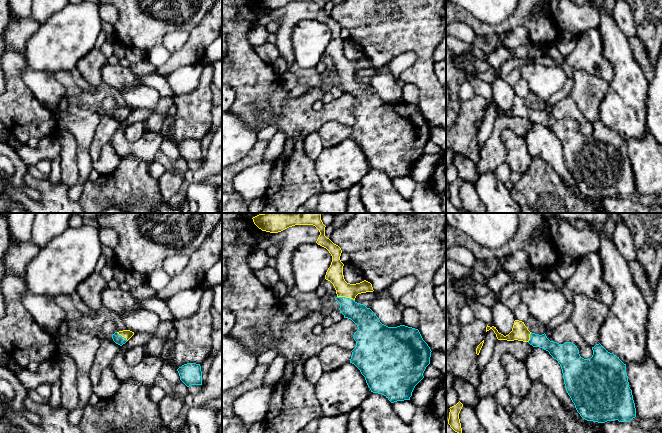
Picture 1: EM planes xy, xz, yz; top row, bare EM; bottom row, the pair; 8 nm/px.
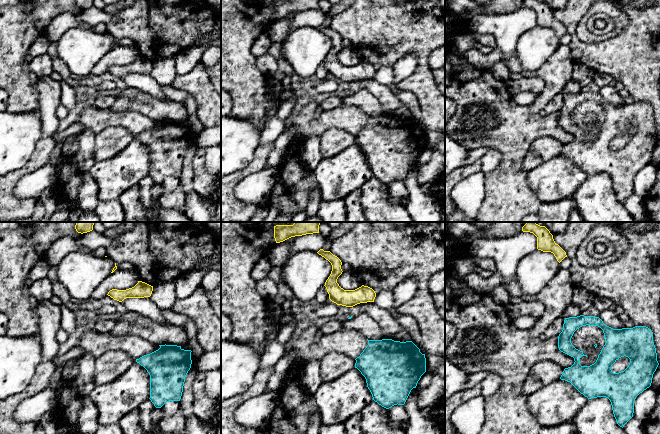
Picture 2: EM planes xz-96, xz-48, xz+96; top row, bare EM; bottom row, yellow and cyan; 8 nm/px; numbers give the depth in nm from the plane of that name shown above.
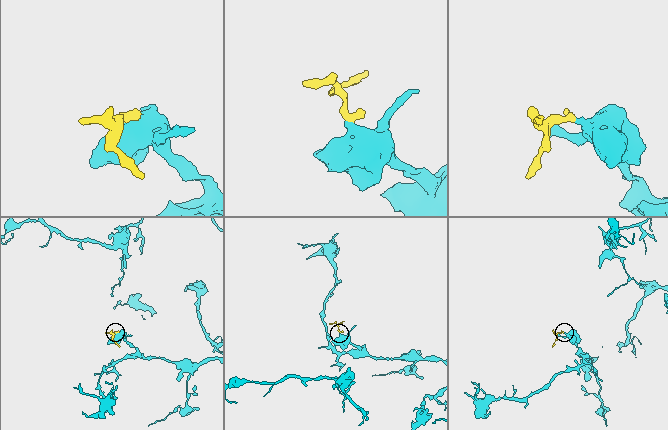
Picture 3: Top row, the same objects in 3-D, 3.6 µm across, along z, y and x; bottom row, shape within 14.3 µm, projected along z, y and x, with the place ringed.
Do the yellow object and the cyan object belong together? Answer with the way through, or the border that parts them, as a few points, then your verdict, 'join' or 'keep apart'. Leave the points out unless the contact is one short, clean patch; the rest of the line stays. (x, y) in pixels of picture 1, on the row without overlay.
way xz (334, 50), (346, 68), (346, 73), (366, 96); join

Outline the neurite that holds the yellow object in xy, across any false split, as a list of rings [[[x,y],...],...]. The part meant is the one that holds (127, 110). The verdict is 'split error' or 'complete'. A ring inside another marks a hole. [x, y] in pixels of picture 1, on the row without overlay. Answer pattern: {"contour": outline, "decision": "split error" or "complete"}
{"contour": [[[123,106],[123,107],[119,107],[119,108],[115,108],[112,111],[112,115],[113,117],[122,122],[123,120],[125,120],[132,112],[134,111],[134,108],[130,107],[130,106]]], "decision": "split error"}

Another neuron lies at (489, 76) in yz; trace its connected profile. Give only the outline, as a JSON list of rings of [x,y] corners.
[[[490,67],[486,72],[484,73],[477,73],[477,77],[481,79],[484,82],[487,82],[489,84],[492,84],[496,78],[496,76],[499,74],[498,71]]]

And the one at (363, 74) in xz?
[[[366,68],[358,70],[355,74],[355,78],[360,80],[367,80],[368,78],[372,77],[376,74],[377,68]]]

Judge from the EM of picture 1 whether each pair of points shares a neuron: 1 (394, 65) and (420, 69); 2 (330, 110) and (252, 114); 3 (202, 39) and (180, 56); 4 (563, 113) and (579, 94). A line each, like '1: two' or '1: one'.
1: two
2: one
3: one
4: two

